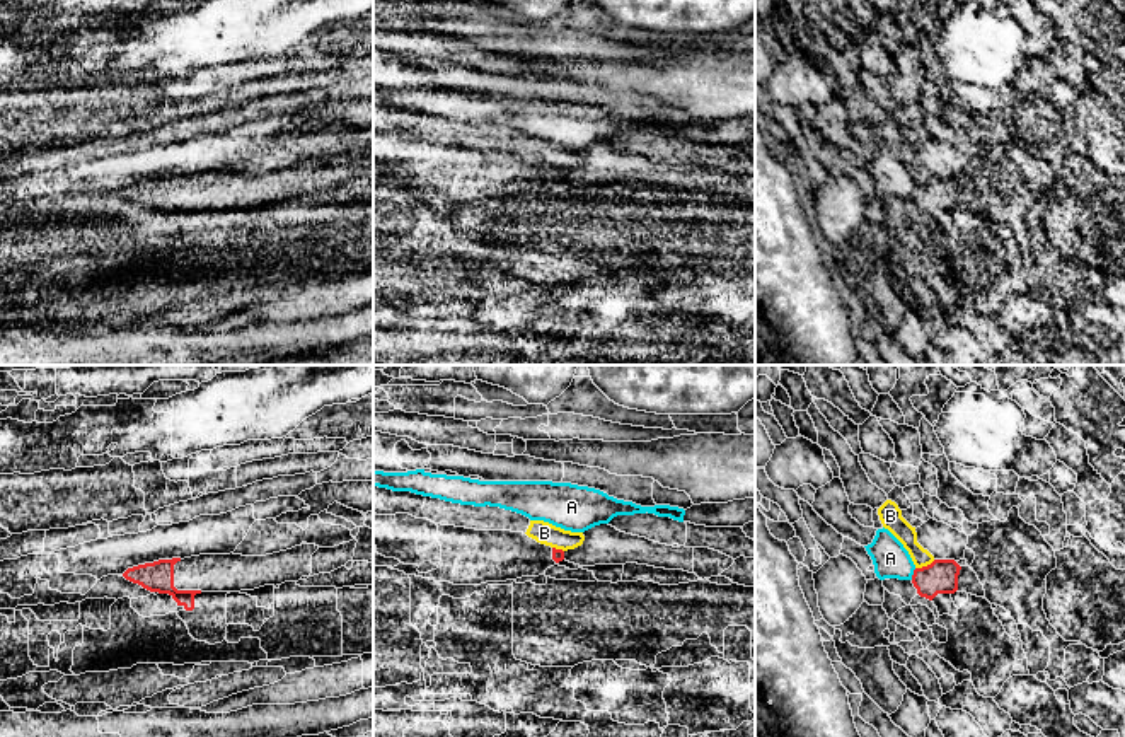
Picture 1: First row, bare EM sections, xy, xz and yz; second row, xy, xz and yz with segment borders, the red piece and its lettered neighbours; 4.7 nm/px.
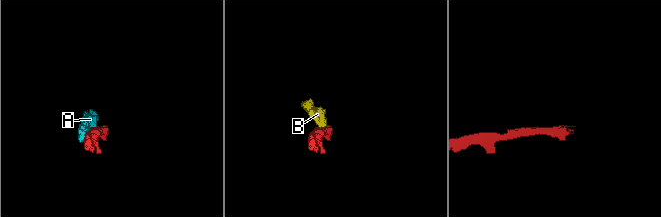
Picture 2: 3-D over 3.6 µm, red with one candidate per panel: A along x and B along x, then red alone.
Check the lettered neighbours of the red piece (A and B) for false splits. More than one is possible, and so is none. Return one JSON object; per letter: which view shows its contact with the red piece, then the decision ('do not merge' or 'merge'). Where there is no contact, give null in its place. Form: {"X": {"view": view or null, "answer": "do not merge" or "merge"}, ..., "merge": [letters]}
{"A": {"view": "yz", "answer": "do not merge"}, "B": {"view": "yz", "answer": "do not merge"}, "merge": []}

